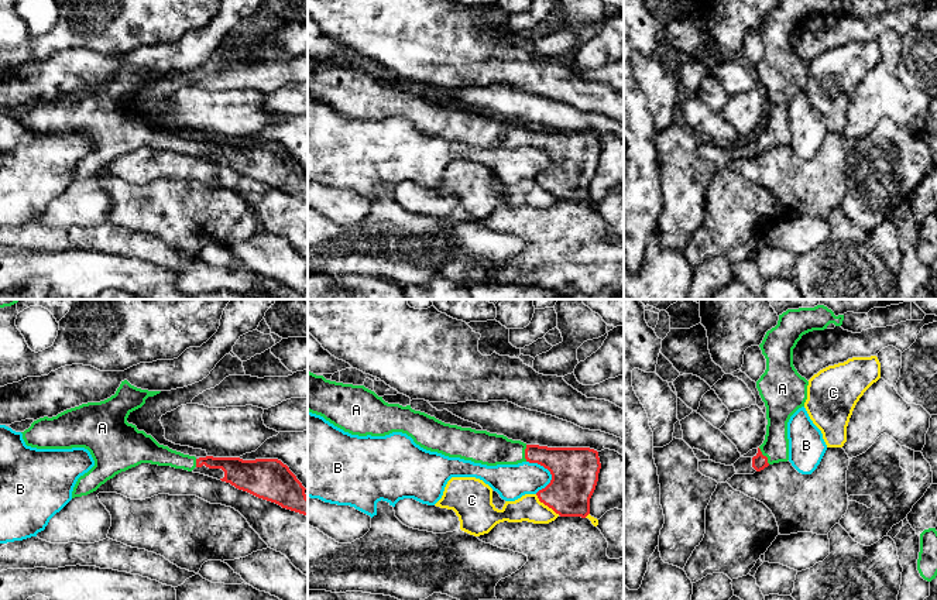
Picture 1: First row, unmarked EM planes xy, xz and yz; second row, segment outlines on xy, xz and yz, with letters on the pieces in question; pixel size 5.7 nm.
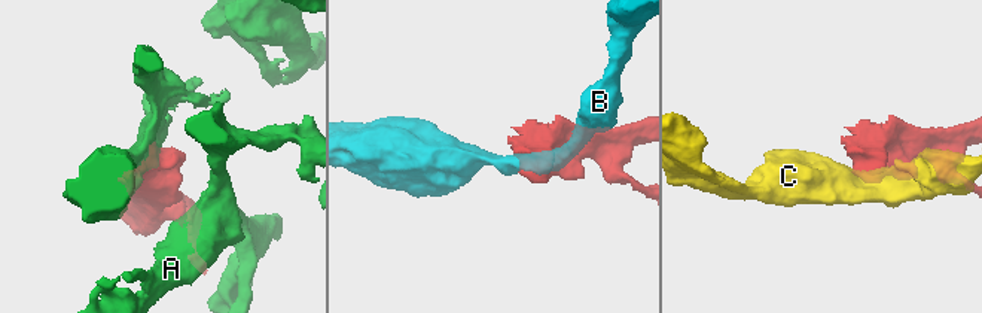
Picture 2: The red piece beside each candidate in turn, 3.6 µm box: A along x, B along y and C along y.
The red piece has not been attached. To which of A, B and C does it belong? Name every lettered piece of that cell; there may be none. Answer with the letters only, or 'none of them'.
A

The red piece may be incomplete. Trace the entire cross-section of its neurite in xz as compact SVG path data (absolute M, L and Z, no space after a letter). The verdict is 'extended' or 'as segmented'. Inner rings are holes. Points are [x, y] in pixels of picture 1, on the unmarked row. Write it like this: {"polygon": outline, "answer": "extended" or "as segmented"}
{"polygon": "M308 55L308 95L323 100L334 110L358 120L385 120L392 116L406 117L421 131L449 141L460 141L487 150L538 147L552 158L550 167L536 176L540 186L560 200L581 200L590 198L590 182L598 165L601 152L598 136L590 131L548 131L526 128L504 119L476 114L445 107L411 89L388 88L364 69L343 68L326 64Z", "answer": "extended"}

